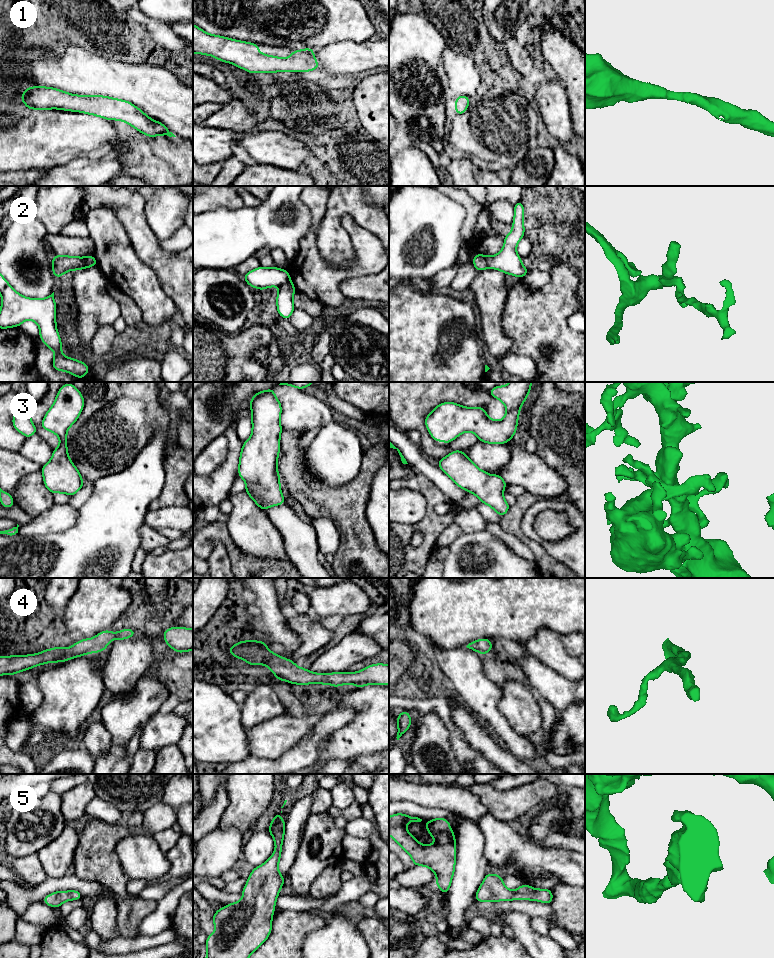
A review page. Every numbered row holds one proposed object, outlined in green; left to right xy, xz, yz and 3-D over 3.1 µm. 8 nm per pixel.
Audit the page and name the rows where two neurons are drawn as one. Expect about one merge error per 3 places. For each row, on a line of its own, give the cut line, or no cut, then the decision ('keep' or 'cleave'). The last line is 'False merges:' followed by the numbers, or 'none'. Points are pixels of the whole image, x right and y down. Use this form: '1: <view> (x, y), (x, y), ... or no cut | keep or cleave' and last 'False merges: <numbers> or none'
1: no cut | keep
2: xz (290, 280), (279, 286) | cleave
3: no cut | keep
4: no cut | keep
5: no cut | keep
False merges: 2

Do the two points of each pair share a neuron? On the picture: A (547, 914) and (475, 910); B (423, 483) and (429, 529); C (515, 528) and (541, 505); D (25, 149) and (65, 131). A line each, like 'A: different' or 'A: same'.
A: same
B: same
C: different
D: same

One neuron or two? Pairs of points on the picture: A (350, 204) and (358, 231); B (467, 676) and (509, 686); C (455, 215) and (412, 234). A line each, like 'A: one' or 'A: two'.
A: two
B: two
C: one

